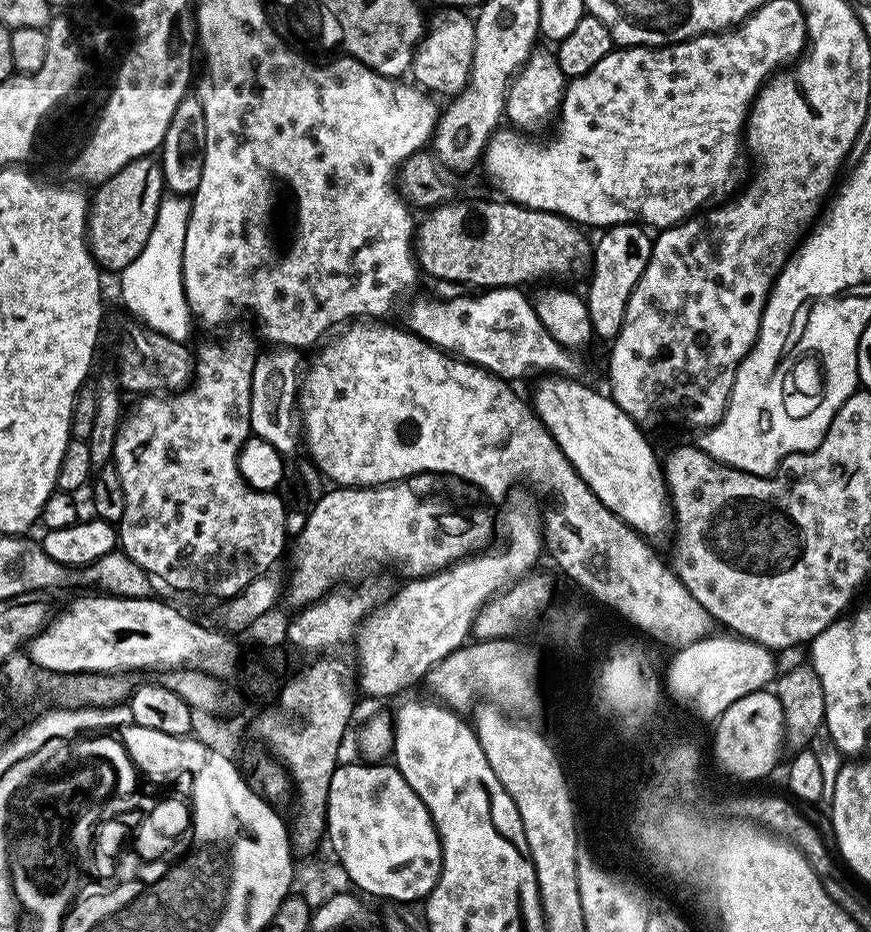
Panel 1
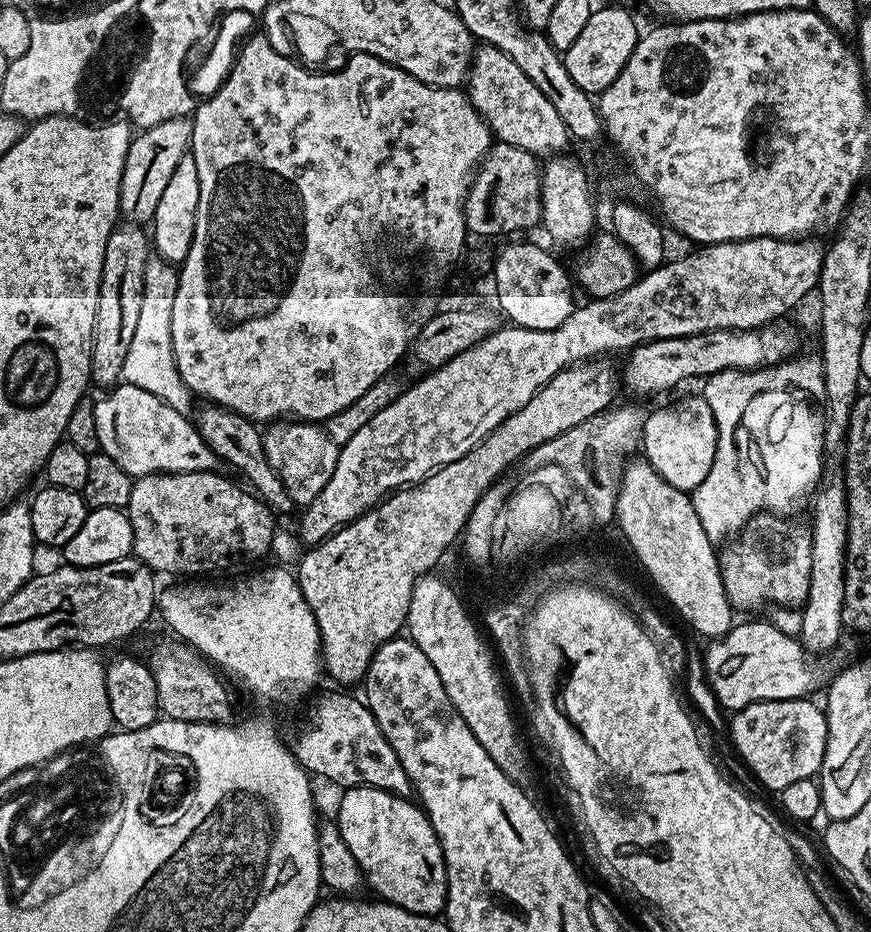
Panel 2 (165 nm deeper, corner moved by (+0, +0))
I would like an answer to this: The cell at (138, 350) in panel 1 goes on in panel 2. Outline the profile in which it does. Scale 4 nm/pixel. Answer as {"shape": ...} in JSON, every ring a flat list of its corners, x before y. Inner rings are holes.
{"shape":[[211,402,197,407,194,412,194,423,201,434,201,438,221,460,232,464,252,484,251,489,264,501,268,507,279,515,295,509,295,502,291,498,289,489,285,487,277,476,270,462,268,462,263,448,264,433,253,421,247,420,242,414,232,412,228,408]]}

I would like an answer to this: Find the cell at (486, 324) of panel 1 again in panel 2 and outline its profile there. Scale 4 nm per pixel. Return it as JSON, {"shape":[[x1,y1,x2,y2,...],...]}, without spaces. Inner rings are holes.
{"shape":[[773,322,765,324,763,328,746,328,733,330,720,328,716,332,703,332,697,336,683,336,682,338,670,338,669,340,652,340,648,344,639,344,637,348,627,353,628,361,624,364,624,376,622,372,622,384,629,388,636,396,656,396,683,380,692,380,695,376,707,378,725,372,731,368,737,368,743,372,750,372,753,368,768,368,775,364,782,364,785,360,793,359,797,355,800,340,796,332,788,322]]}

